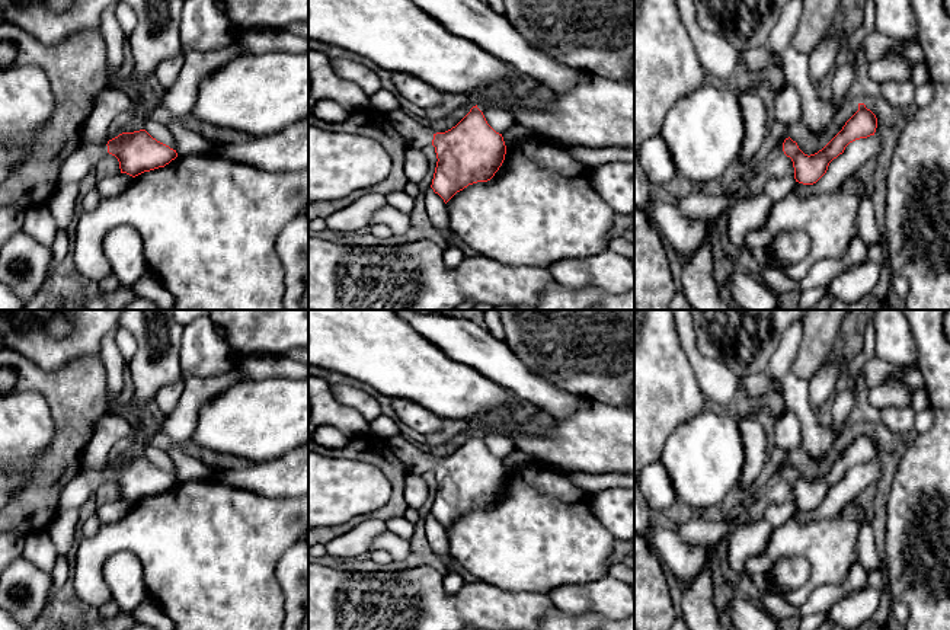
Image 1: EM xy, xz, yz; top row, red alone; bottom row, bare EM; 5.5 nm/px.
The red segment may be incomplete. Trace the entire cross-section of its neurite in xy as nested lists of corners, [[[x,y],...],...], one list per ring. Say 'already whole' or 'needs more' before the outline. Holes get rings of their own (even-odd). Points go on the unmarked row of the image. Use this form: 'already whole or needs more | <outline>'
needs more | [[[145,455],[122,458],[105,471],[83,468],[61,492],[60,509],[79,509],[106,480],[119,487],[121,499],[132,503],[164,493],[177,483],[176,476],[153,464]]]

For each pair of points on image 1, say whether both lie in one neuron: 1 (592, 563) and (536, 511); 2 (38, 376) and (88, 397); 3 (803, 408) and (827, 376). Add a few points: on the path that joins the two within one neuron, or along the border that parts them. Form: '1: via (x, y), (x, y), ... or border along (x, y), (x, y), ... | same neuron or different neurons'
1: via (578, 550), (550, 525) | same neuron
2: via (50, 384), (76, 395) | same neuron
3: border along (806, 381), (809, 403), (815, 411) | different neurons

